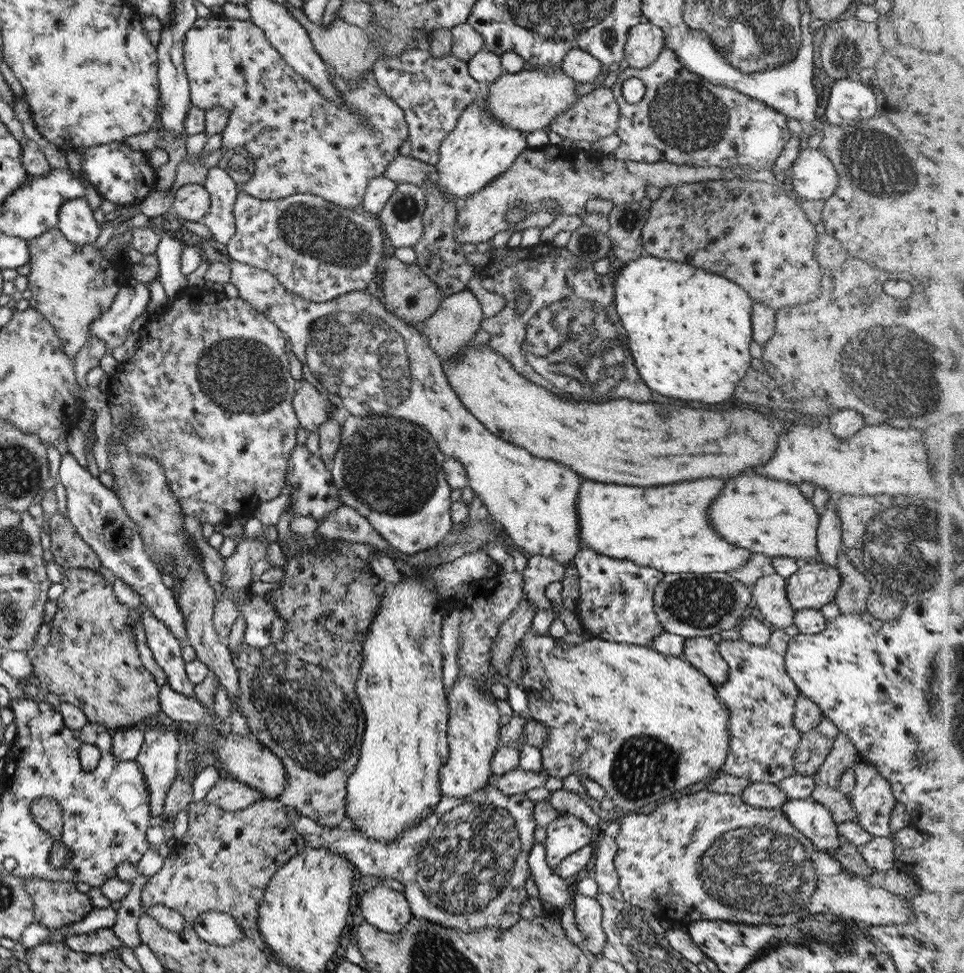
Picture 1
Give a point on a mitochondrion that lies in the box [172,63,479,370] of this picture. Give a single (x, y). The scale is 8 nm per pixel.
(310, 230)

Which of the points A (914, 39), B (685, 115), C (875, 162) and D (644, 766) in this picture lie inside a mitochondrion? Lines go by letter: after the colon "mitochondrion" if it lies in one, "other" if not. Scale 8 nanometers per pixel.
A: other
B: mitochondrion
C: mitochondrion
D: mitochondrion

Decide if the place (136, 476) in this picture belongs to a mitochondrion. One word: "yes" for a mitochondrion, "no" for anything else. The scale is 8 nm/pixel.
yes

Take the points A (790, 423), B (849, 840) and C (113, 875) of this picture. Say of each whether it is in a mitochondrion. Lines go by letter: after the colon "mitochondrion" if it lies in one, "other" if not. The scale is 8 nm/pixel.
A: other
B: other
C: other

